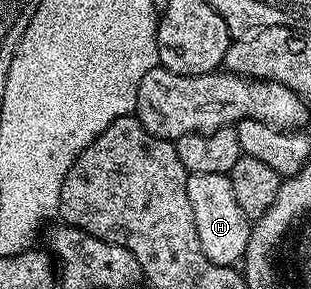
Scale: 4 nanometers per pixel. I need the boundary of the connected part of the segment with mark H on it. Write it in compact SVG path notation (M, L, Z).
M189 173L186 179L186 195L190 195L190 207L194 211L194 227L198 227L198 243L206 251L206 259L215 265L235 266L243 262L246 243L250 243L252 221L238 207L234 199L234 187L229 174L202 175Z

